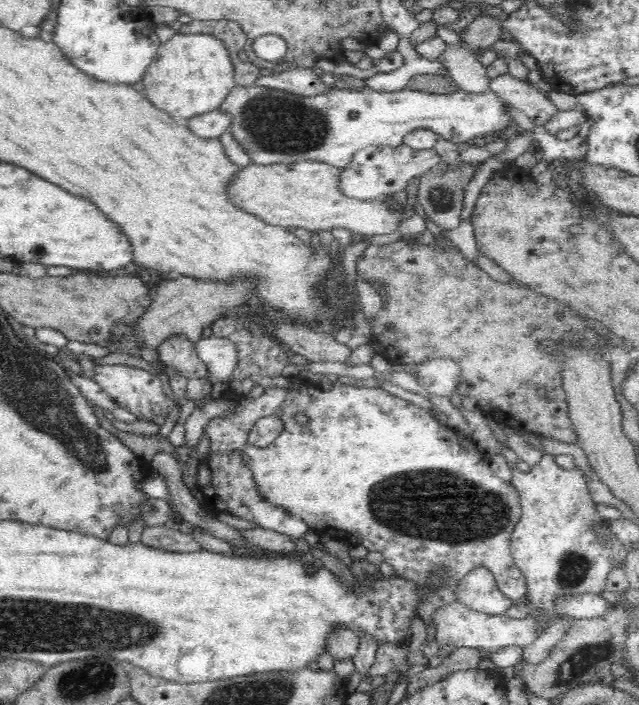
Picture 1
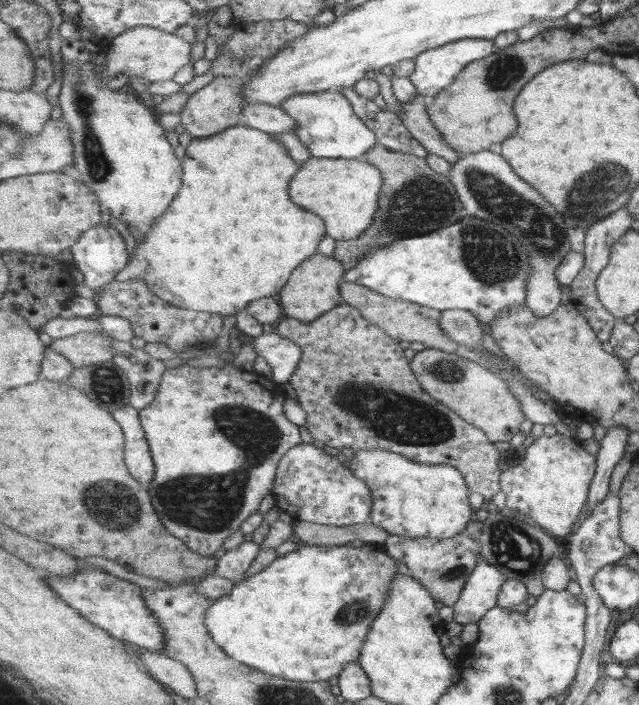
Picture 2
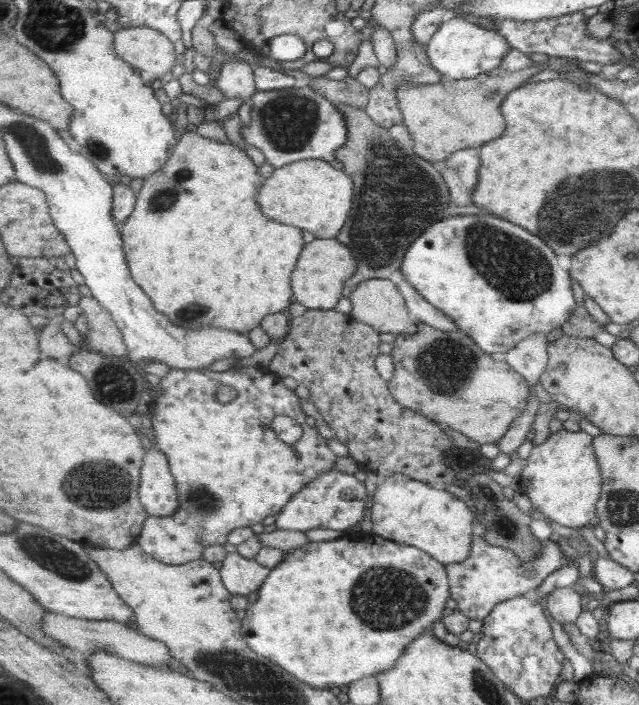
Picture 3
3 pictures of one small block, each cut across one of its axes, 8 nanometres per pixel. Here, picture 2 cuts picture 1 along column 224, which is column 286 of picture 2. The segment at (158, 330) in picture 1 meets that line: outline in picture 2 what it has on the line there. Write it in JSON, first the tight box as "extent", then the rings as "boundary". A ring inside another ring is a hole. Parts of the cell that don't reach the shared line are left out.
{"extent":[279,252,347,323],"boundary":[[[317,252],[304,260],[283,287],[279,296],[279,301],[286,316],[295,317],[297,320],[311,323],[312,320],[324,315],[325,312],[333,310],[343,303],[343,296],[340,293],[339,280],[347,272],[346,268],[337,260],[335,256],[329,256]]]}

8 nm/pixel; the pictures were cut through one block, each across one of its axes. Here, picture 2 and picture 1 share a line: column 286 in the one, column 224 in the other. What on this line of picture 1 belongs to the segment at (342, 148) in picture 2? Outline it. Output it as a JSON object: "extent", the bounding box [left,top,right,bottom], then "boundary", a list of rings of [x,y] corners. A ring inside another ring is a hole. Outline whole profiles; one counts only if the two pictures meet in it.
{"extent":[219,84,510,170],"boundary":[[[255,84],[235,85],[219,109],[232,115],[229,131],[249,155],[251,162],[263,166],[312,160],[344,170],[352,163],[356,152],[368,146],[397,148],[403,144],[404,136],[418,129],[429,130],[458,145],[482,135],[496,134],[510,125],[504,102],[489,88],[481,93],[469,93],[458,88],[450,94],[428,94],[410,88],[384,92],[370,87],[355,90],[352,87],[340,89],[333,85],[314,96],[300,96]]]}

